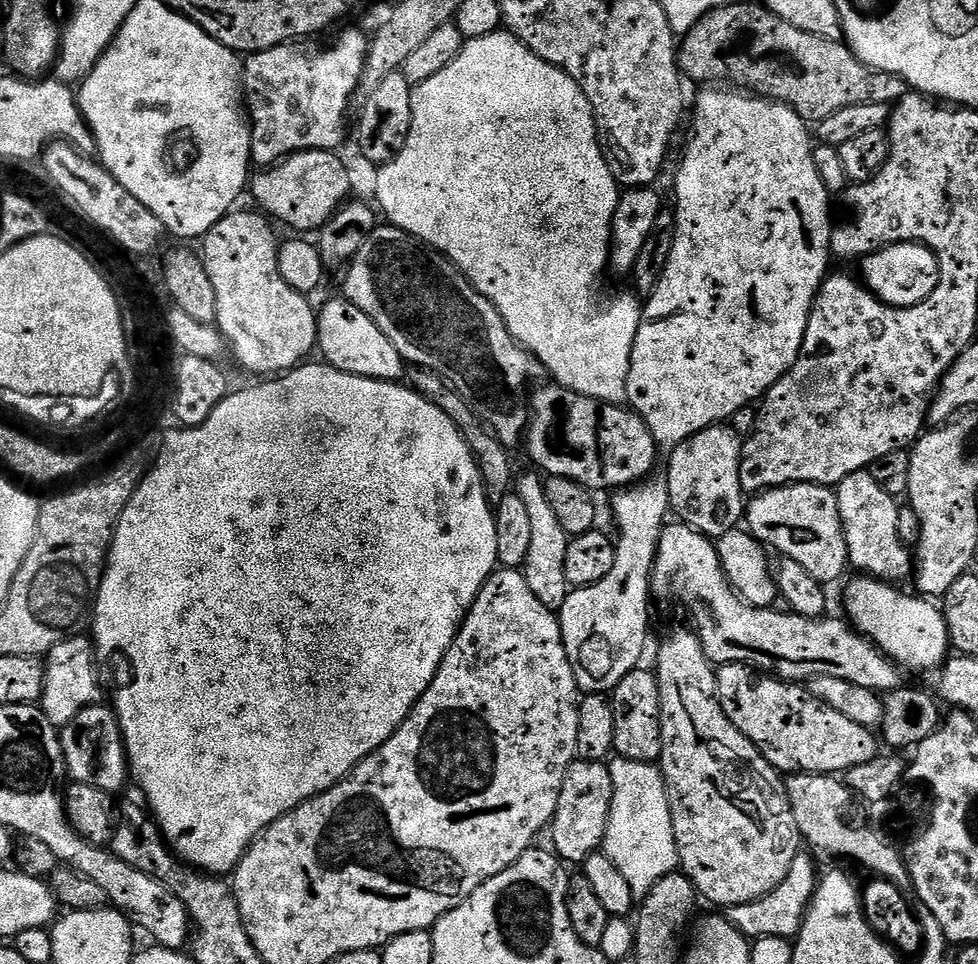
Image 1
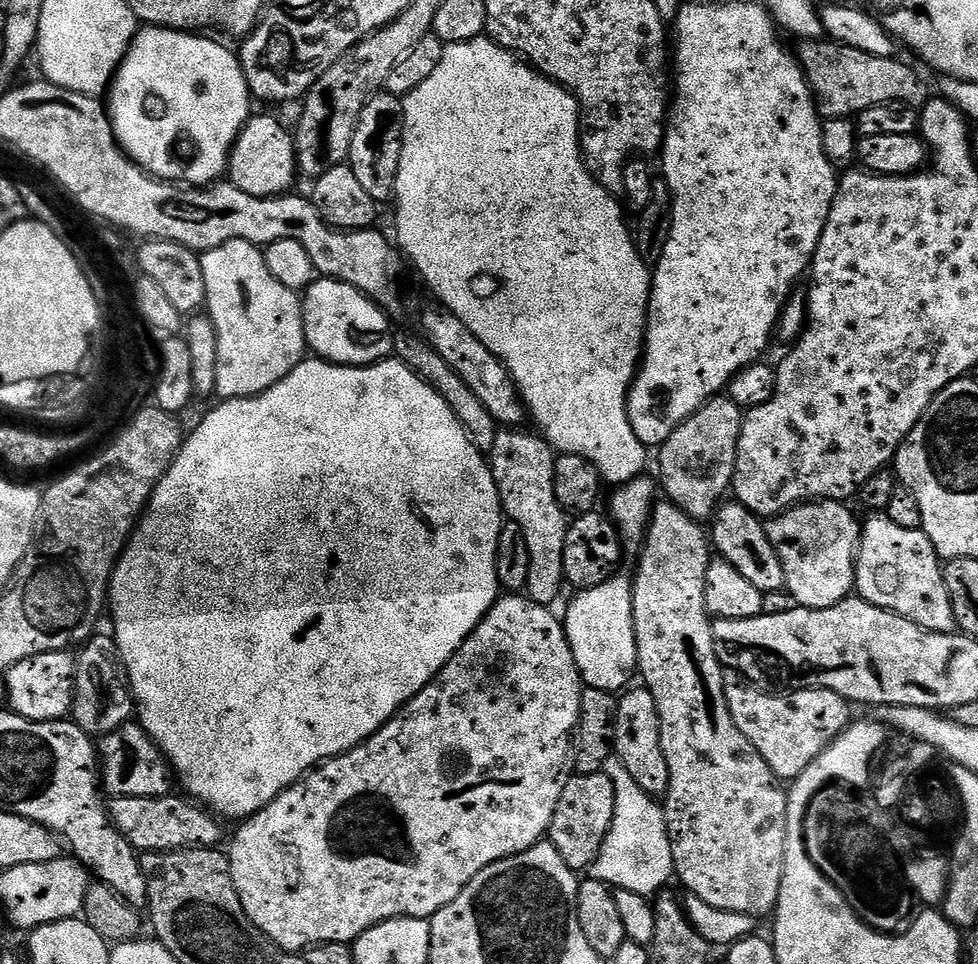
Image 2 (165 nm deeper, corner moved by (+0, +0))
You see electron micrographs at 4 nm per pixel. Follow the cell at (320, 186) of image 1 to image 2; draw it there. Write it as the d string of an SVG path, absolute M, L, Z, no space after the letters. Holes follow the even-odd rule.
M253 115L248 125L238 134L236 144L228 155L227 179L242 194L250 194L254 198L270 198L271 196L283 196L293 191L292 183L298 177L298 165L296 162L296 141L293 133L288 132L272 116Z

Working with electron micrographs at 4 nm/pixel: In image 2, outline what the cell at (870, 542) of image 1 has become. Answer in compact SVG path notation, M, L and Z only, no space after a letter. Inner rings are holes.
M887 511L872 512L863 517L854 592L860 599L898 614L928 632L957 631L940 555L923 530L911 532L890 522Z

